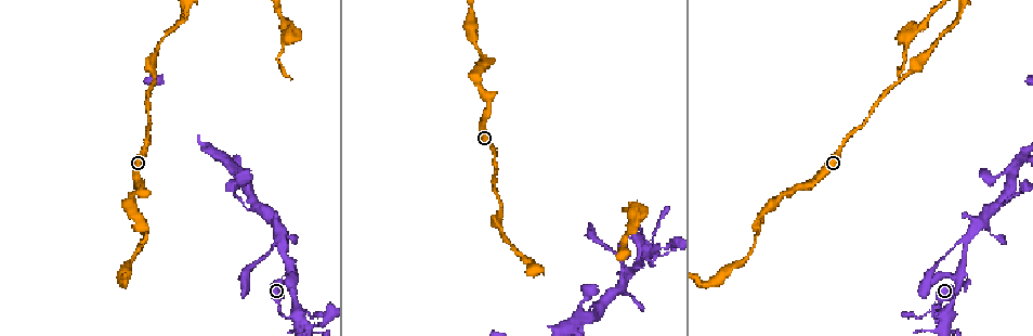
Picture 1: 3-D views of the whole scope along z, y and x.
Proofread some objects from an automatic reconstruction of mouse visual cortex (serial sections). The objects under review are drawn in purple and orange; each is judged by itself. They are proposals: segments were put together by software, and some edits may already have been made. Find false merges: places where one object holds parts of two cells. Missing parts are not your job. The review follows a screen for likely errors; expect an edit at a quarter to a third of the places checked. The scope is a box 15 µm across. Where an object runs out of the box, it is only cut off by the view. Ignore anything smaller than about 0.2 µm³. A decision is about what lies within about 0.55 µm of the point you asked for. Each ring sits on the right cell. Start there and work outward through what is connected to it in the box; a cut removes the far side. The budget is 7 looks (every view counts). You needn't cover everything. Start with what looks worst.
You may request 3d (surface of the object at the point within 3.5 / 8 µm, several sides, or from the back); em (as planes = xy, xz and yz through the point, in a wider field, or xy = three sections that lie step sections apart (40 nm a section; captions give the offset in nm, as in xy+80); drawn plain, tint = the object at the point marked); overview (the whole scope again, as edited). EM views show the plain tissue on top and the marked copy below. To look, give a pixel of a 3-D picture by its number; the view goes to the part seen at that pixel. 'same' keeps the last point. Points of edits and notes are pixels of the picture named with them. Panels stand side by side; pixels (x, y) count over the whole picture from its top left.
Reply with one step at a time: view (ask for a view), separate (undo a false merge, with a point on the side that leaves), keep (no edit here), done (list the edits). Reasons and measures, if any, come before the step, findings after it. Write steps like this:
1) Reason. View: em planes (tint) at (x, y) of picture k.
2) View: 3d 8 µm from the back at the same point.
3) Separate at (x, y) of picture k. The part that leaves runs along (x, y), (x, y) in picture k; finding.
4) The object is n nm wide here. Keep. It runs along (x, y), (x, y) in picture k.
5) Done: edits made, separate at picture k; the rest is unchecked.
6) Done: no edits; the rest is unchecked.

Arms run side by side. View: em xy step 3 (tint) at (301, 318) of picture 1.

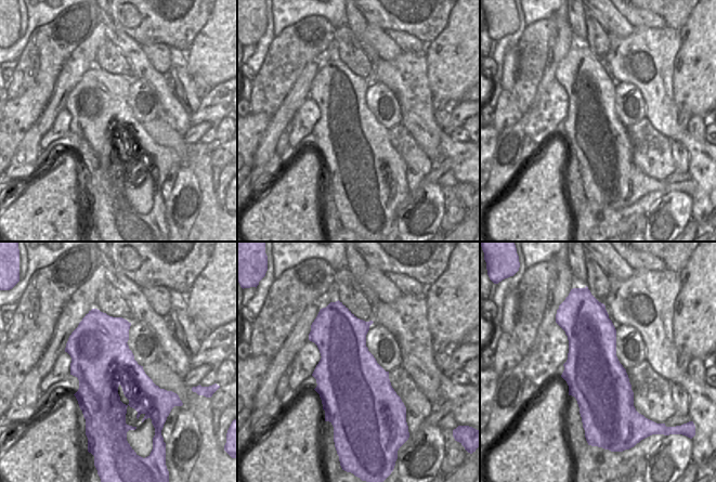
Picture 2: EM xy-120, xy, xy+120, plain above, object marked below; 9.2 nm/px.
View: 3d 3.5 µm at the same point.

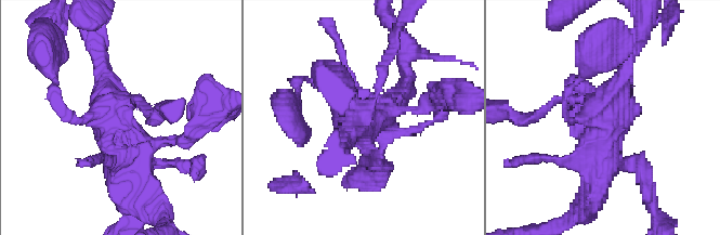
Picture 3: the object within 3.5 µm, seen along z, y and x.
Keep. It runs along (309, 79), (362, 123), (422, 107) in picture 3; continuous, no second cell.

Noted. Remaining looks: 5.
Arms part here. View: 3d 3.5 µm at (627, 269) of picture 1.

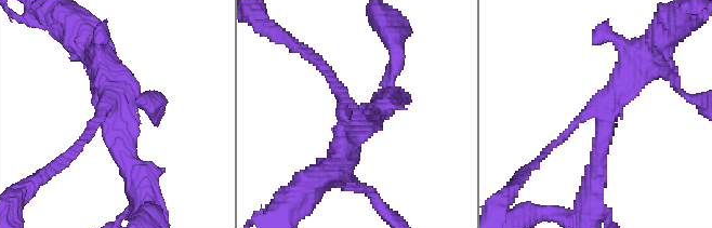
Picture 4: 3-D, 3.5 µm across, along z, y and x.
3 arms meet here; the arms are 150, 250, 400 nm wide. View: em xy step 5 (tint) at (108, 109) of picture 4.

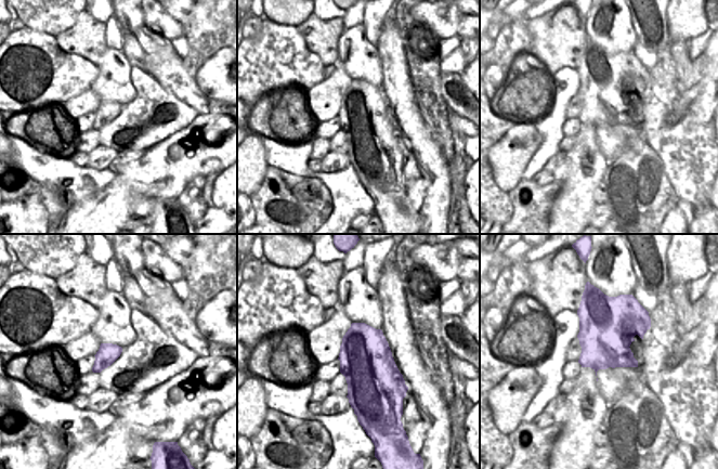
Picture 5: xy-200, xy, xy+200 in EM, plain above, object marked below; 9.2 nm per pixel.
Keep. One cell here.

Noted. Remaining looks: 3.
Three arms meet. View: 3d 8 µm at (959, 9) of picture 1.

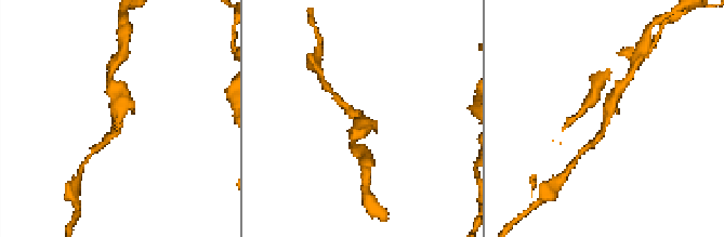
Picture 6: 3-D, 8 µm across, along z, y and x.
View: 3d 3.5 µm at (606, 117) of picture 6.

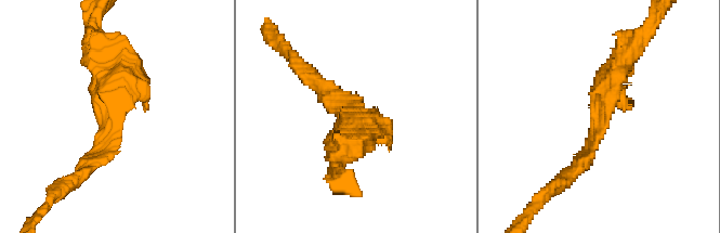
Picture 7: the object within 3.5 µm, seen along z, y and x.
View: em xy step 1 (tint) at (113, 116) of picture 7.

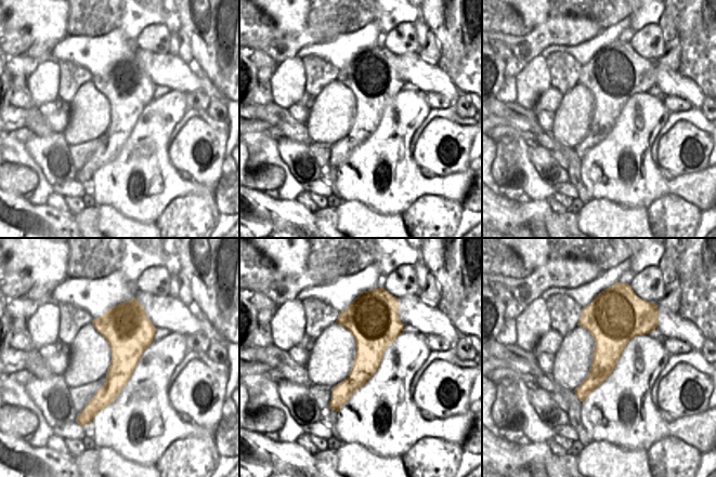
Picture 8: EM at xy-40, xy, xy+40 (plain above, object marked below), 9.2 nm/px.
3 arms meet here; the arms are 200, 200, 300 nm wide. Keep. It runs along (80, 175), (117, 94), (138, 85), (144, 102) in picture 7; one cell here.

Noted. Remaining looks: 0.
Done: no edits; the rest is unchecked.

